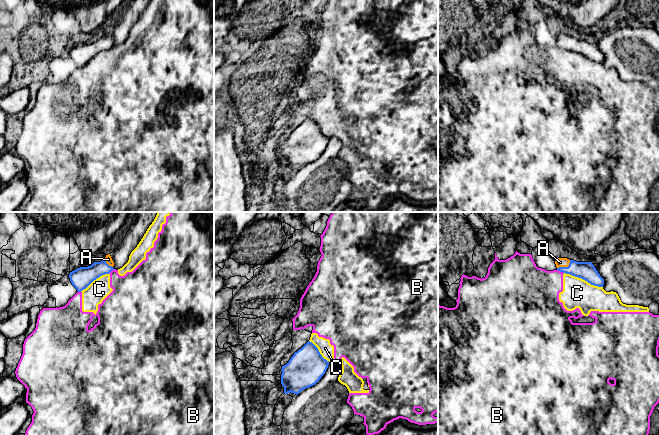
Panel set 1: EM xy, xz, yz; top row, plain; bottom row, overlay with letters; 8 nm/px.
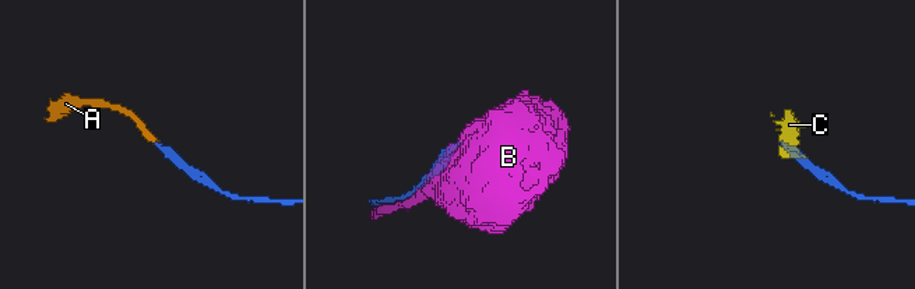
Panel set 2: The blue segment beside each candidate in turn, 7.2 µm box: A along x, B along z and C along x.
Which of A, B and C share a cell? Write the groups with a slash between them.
A / B C

